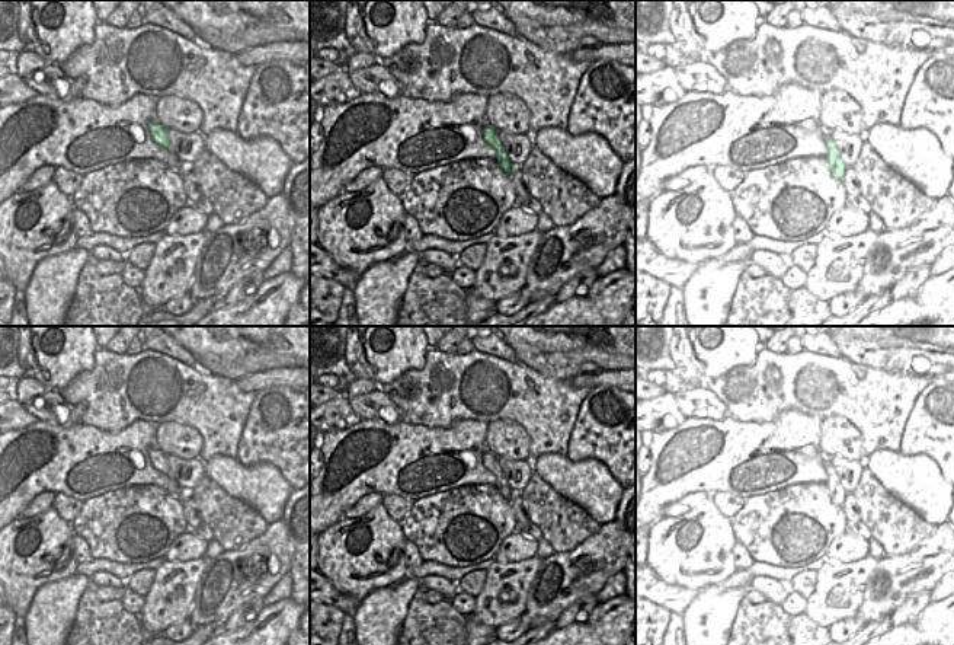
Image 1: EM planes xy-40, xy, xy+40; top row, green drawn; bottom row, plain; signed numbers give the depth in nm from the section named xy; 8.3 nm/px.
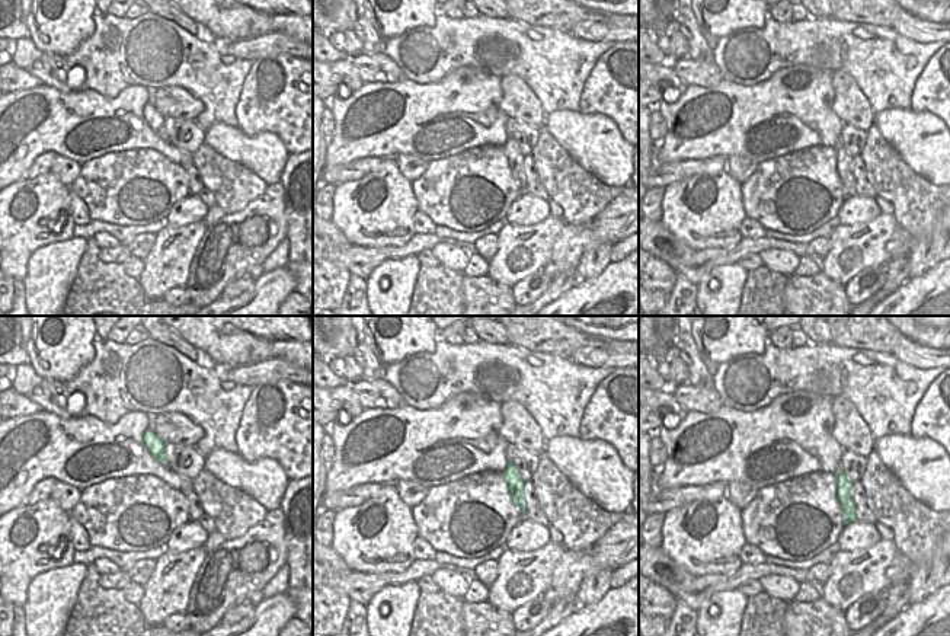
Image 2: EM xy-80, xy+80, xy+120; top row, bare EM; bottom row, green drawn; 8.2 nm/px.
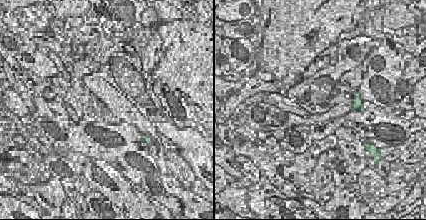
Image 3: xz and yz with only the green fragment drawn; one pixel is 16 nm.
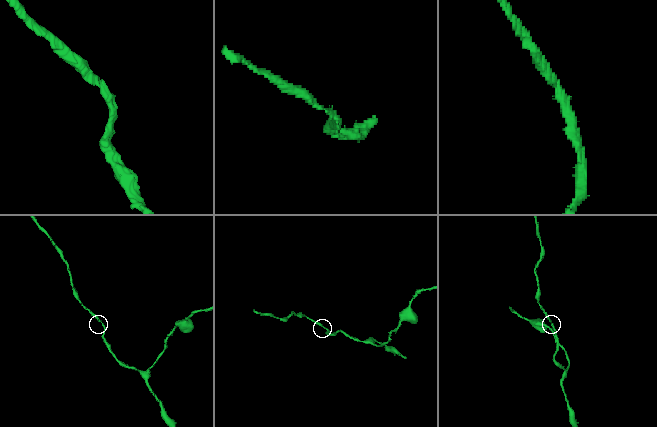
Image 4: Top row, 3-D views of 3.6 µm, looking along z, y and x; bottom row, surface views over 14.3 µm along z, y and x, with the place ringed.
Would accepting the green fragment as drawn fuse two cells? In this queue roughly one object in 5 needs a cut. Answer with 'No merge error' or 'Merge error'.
No merge error.

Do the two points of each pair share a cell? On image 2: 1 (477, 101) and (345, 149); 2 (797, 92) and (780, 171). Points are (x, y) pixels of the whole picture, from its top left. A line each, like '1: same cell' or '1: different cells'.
1: same cell
2: different cells

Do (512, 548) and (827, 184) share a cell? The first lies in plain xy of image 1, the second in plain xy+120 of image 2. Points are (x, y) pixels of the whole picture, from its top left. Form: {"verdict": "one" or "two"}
{"verdict": "two"}

